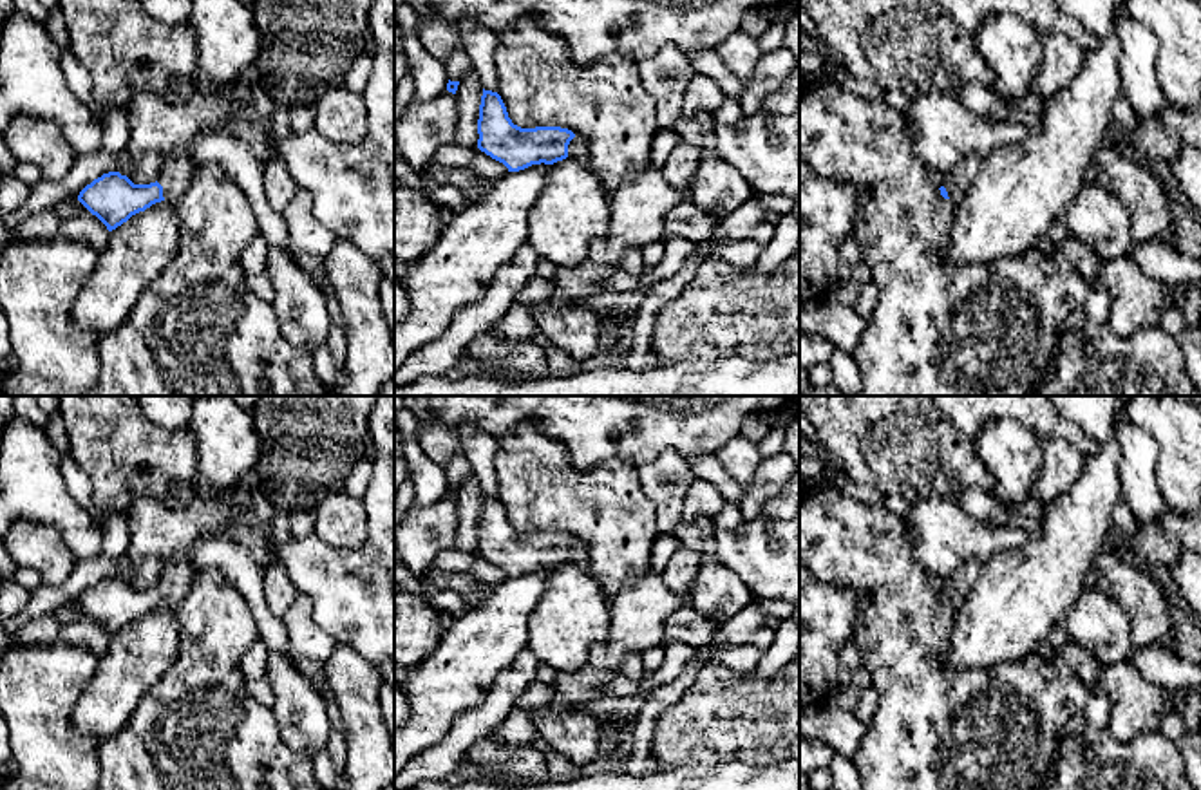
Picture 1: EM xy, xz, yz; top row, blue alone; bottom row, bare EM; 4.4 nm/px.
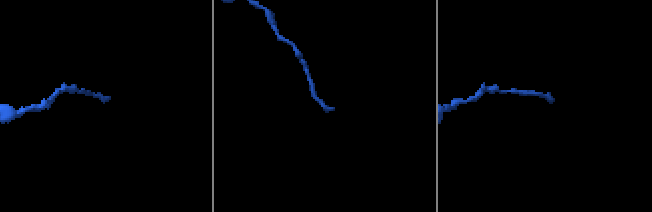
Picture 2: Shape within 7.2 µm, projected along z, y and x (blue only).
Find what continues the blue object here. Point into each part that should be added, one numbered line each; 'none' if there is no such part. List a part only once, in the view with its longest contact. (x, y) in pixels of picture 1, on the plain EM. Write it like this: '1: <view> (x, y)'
1: xy (176, 581)

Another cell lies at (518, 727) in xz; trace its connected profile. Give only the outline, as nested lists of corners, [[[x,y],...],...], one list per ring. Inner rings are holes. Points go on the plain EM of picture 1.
[[[517,705],[488,736],[499,743],[532,745],[539,730],[530,710]]]

